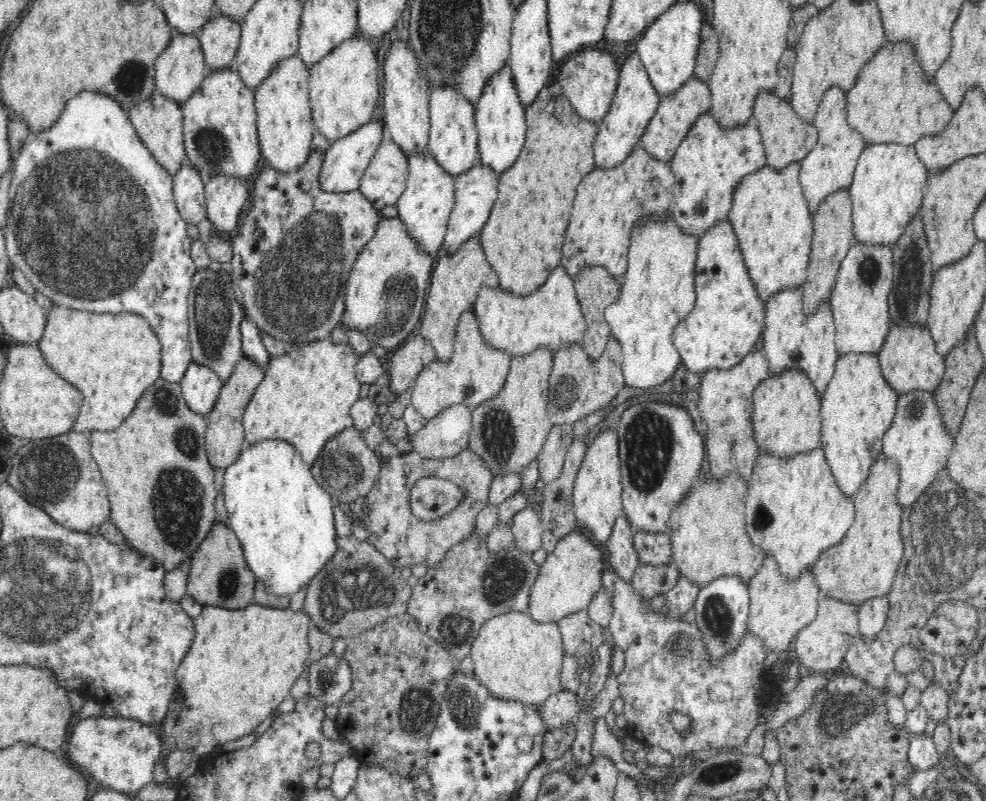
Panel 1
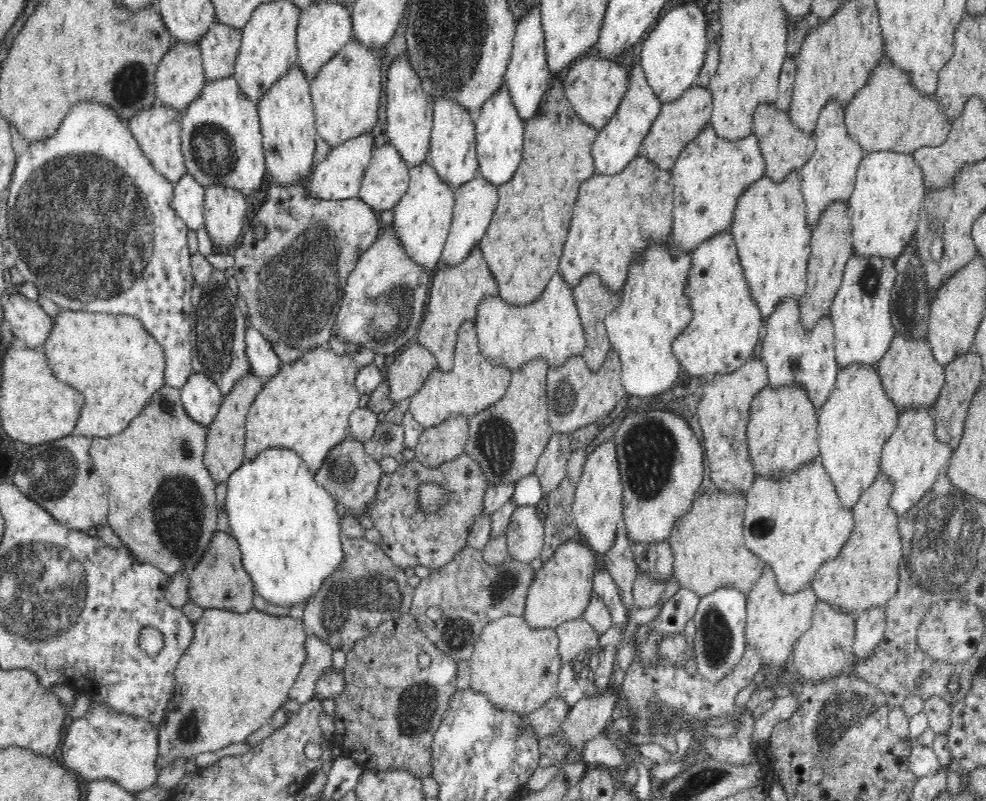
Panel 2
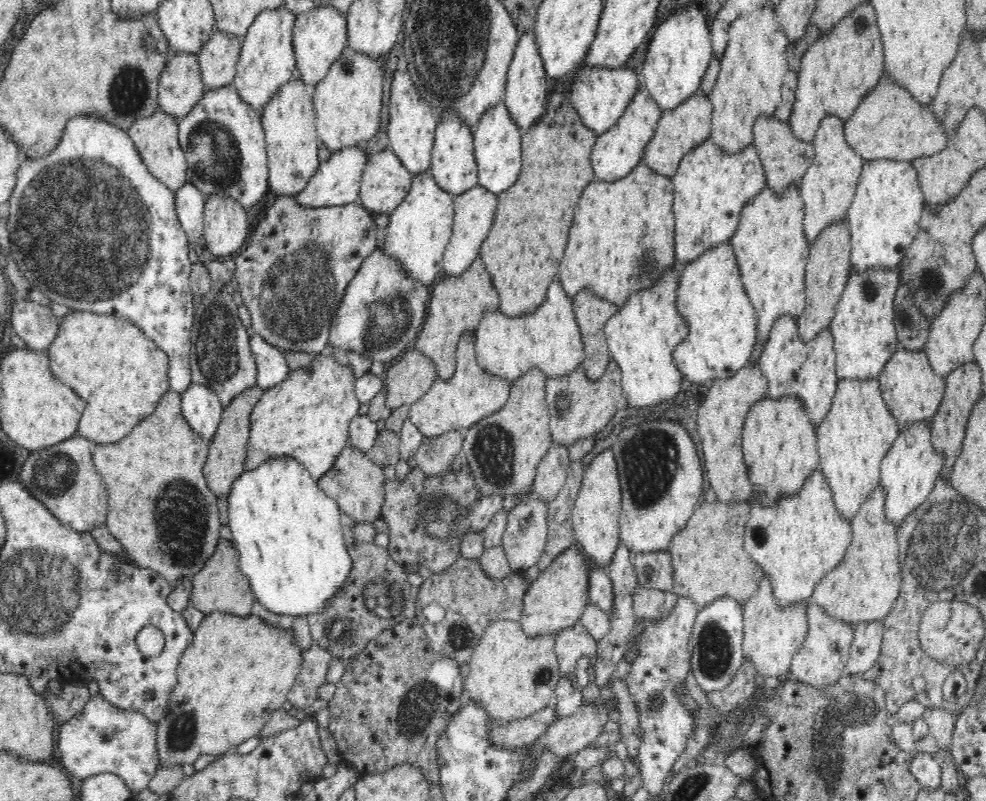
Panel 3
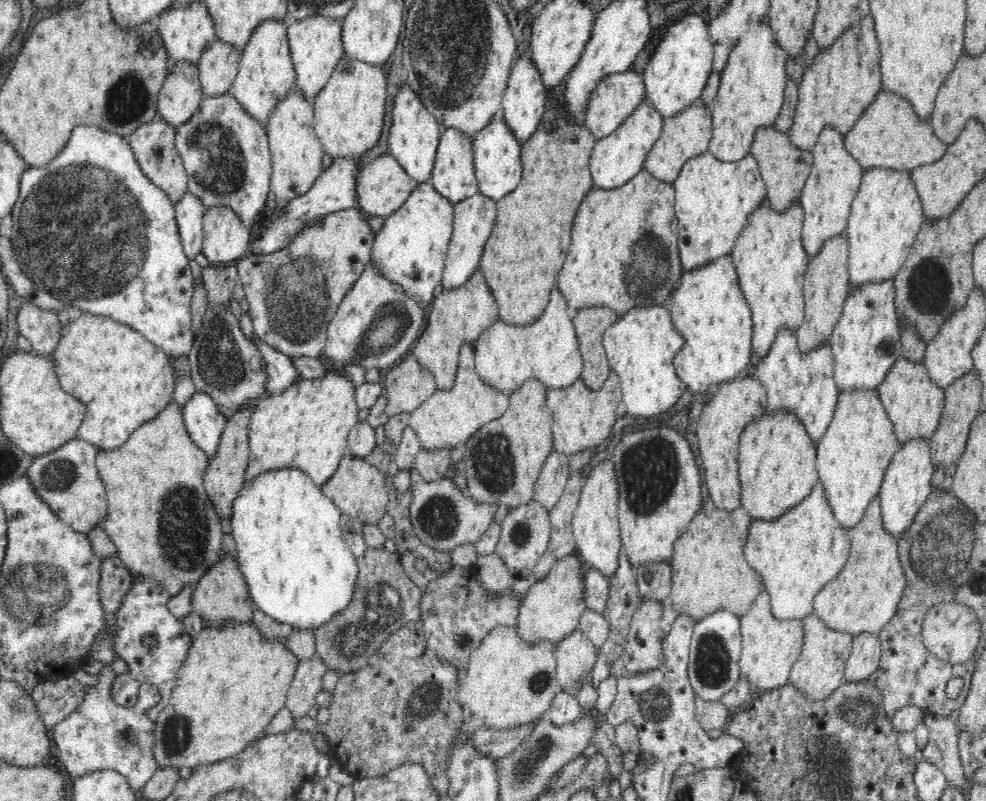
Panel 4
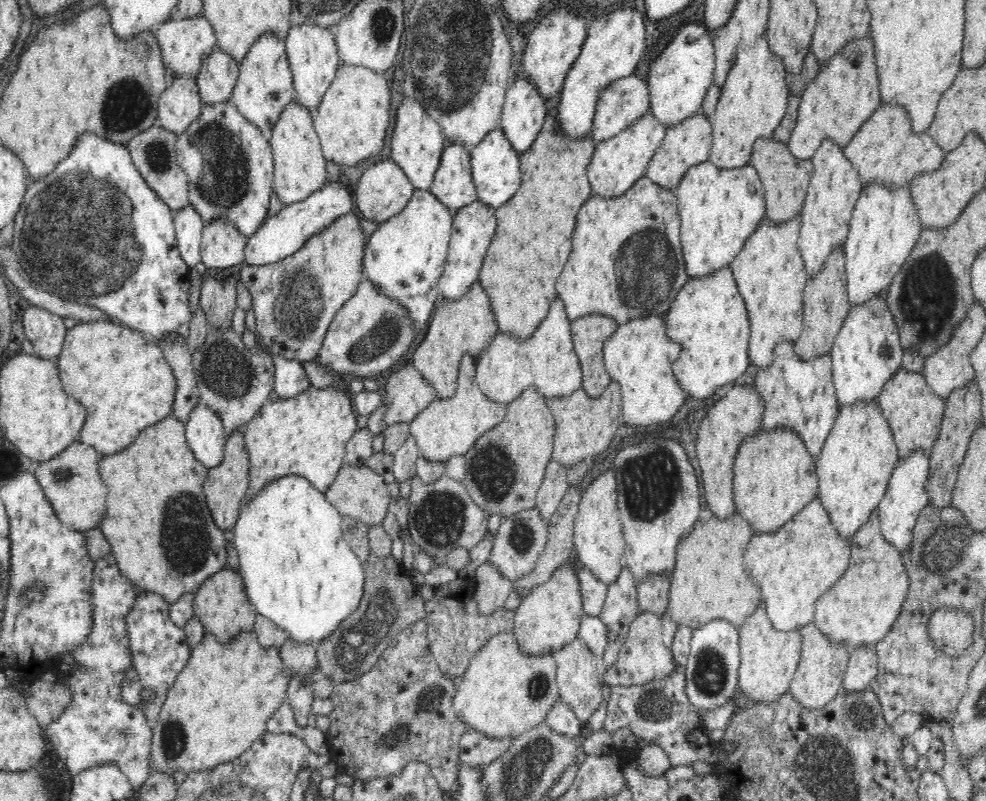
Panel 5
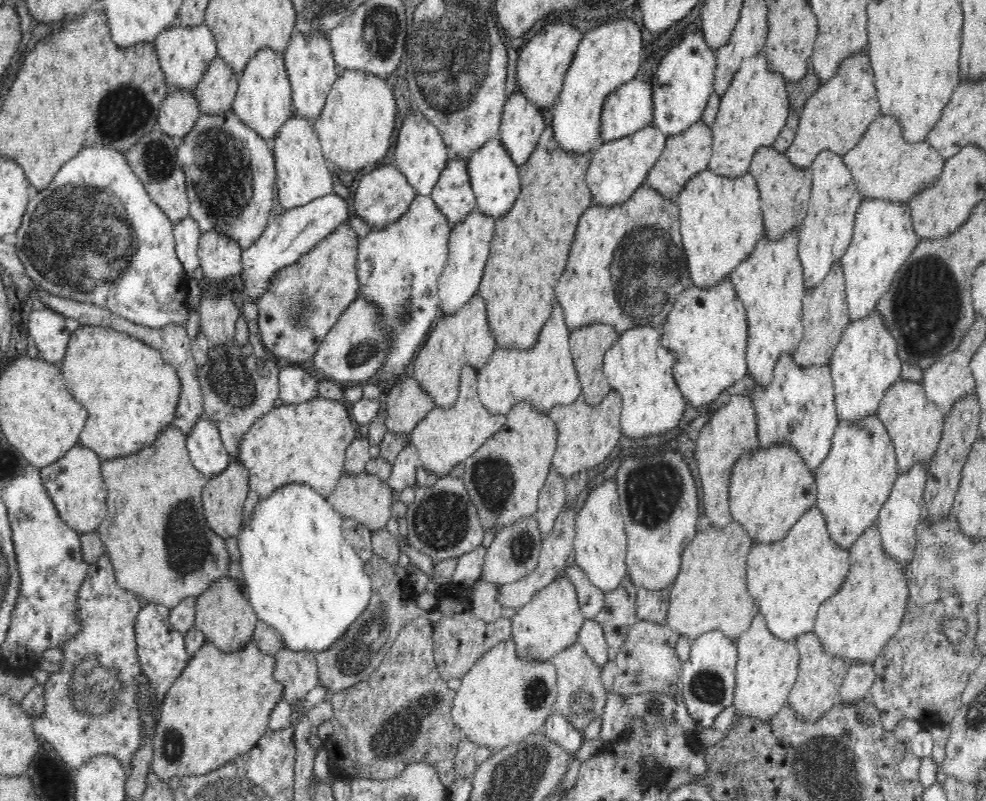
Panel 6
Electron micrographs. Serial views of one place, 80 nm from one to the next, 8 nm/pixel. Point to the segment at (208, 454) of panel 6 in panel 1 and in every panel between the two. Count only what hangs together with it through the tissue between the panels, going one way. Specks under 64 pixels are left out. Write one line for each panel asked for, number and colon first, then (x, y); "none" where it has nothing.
1: (200, 387)
2: (201, 398)
3: (200, 405)
4: (204, 422)
5: (204, 432)

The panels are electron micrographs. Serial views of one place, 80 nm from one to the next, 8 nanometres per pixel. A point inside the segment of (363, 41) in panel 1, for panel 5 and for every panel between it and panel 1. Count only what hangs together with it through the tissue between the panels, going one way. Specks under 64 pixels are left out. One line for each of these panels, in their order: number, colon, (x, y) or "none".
2: (345, 95)
3: (347, 103)
4: (349, 111)
5: (351, 122)

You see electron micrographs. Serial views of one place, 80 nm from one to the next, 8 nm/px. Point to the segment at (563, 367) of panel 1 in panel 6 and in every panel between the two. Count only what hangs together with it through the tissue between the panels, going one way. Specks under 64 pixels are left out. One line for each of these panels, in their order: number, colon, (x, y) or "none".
2: (576, 396)
3: (578, 407)
4: (582, 418)
5: (584, 427)
6: (586, 435)

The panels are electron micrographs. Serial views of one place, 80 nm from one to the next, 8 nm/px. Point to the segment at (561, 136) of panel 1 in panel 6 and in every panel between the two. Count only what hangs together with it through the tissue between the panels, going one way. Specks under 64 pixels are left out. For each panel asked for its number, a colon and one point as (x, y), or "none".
2: (523, 244)
3: (522, 252)
4: (528, 246)
5: (533, 238)
6: (519, 298)

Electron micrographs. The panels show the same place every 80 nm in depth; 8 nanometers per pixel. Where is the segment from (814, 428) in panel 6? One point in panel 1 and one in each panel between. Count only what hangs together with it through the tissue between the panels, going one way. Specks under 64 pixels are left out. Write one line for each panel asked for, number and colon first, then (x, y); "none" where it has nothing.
1: (791, 339)
2: (792, 355)
3: (807, 371)
4: (802, 383)
5: (797, 394)

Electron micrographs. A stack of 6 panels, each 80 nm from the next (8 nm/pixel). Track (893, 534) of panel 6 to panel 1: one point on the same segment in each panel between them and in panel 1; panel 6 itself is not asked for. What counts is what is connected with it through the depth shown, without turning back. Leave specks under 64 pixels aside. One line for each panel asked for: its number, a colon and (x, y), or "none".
1: (917, 441)
2: (912, 458)
3: (909, 471)
4: (907, 483)
5: (906, 495)

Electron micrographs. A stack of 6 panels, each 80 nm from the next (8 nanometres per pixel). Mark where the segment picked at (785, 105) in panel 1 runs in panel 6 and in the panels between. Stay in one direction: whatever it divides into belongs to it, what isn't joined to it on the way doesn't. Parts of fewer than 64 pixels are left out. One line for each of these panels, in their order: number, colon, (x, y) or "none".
2: (785, 148)
3: (784, 158)
4: (784, 168)
5: (785, 179)
6: (785, 189)

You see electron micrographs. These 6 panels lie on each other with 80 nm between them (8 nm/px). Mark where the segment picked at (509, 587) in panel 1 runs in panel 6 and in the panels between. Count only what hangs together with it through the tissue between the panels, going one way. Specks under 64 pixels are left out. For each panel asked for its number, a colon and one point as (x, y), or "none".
2: (471, 593)
3: (471, 600)
4: (464, 613)
5: (457, 630)
6: (460, 638)

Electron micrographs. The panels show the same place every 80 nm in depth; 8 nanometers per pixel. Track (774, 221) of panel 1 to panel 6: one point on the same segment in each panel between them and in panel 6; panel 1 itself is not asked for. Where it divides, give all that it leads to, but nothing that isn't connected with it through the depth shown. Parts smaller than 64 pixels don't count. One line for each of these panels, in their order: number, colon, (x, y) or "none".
2: (769, 228)
3: (770, 247)
4: (770, 261)
5: (770, 274)
6: (770, 283)

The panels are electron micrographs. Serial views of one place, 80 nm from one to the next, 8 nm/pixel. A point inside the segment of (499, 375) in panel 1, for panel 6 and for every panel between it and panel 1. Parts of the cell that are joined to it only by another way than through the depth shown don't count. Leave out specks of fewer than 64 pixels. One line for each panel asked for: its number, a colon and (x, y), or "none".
2: (473, 384)
3: (472, 393)
4: (448, 418)
5: (448, 426)
6: (445, 437)

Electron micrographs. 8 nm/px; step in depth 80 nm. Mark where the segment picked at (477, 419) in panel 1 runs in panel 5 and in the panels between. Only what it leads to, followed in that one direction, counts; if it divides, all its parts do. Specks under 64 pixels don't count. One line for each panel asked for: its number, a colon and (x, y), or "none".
2: (506, 440)
3: (503, 450)
4: (503, 460)
5: (504, 469)

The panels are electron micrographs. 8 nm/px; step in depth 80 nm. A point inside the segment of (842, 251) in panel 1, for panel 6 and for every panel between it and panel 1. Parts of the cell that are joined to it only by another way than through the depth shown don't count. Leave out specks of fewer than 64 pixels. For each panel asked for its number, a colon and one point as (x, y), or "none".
2: (831, 244)
3: (828, 269)
4: (826, 282)
5: (826, 305)
6: (825, 312)

